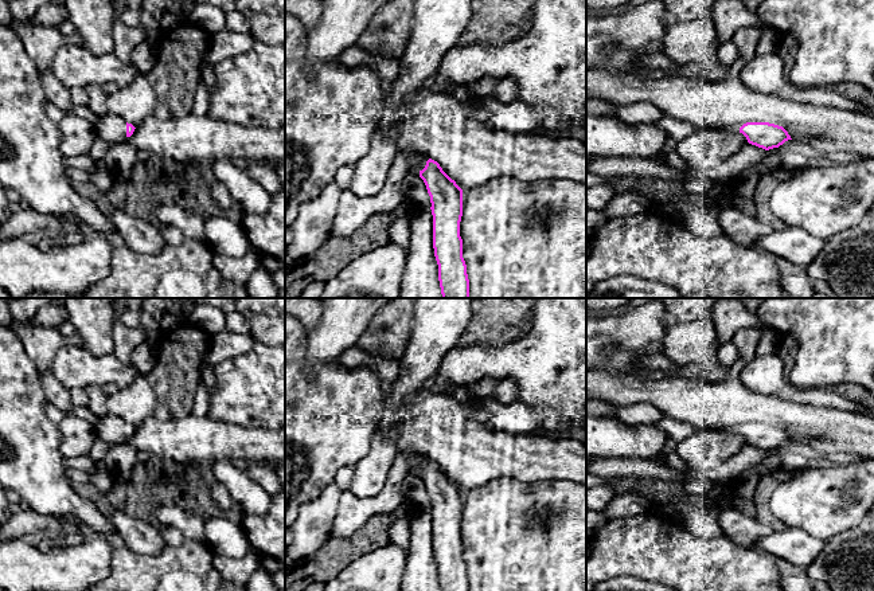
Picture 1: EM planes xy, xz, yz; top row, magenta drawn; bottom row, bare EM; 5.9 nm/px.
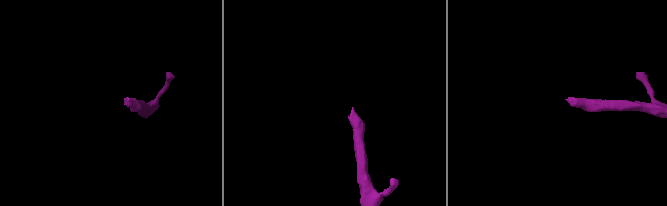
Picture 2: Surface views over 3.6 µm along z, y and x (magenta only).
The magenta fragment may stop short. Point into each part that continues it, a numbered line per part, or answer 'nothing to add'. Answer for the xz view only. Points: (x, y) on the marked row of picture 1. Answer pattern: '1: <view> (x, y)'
1: xz (417, 159)

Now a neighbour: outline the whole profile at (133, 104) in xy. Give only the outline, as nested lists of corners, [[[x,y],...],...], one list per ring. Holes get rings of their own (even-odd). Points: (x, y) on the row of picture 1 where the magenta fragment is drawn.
[[[138,75],[129,86],[118,89],[106,99],[108,111],[134,128],[153,114],[156,105],[156,94],[145,75]]]

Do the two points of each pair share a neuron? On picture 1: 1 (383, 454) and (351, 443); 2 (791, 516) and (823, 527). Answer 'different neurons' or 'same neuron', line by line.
1: different neurons
2: same neuron

